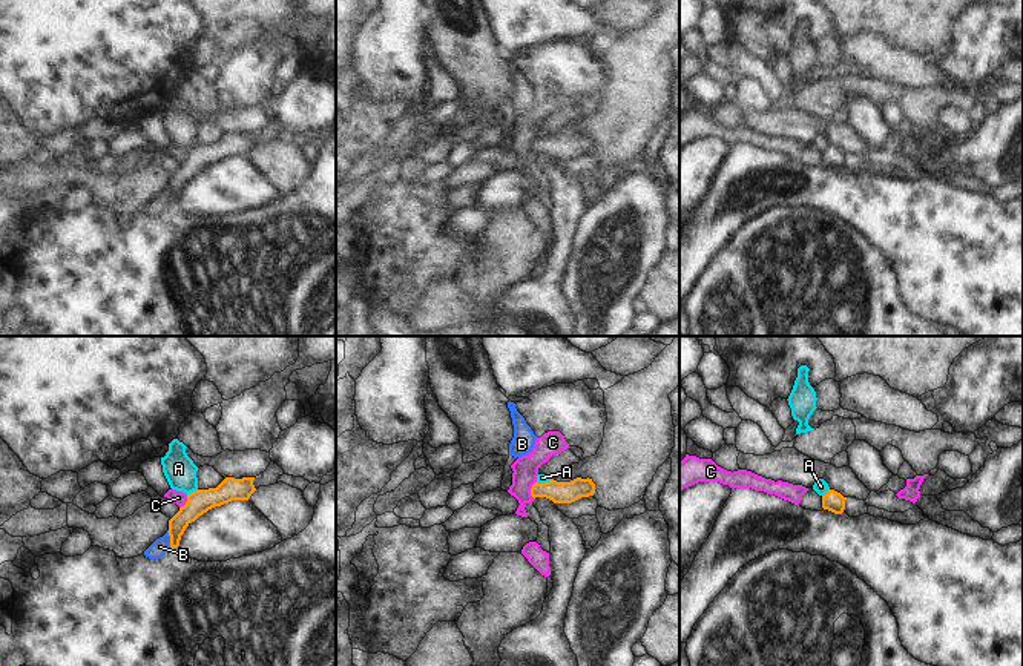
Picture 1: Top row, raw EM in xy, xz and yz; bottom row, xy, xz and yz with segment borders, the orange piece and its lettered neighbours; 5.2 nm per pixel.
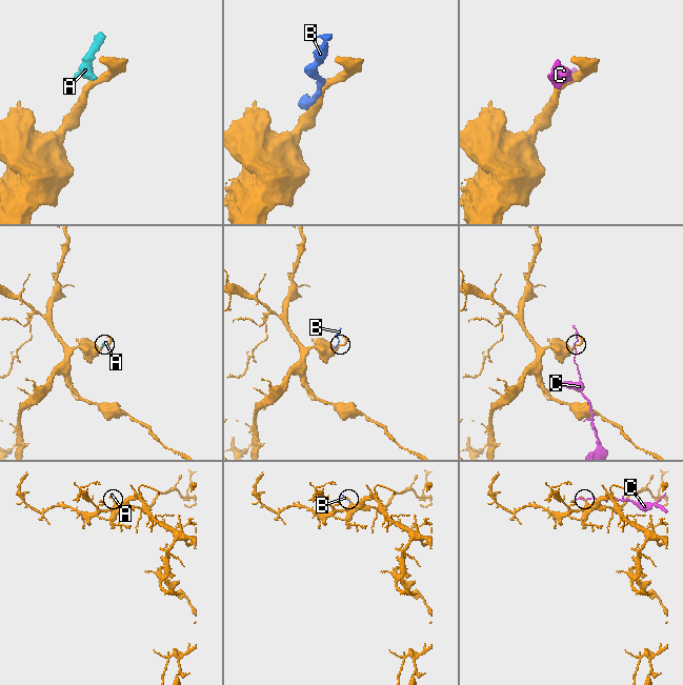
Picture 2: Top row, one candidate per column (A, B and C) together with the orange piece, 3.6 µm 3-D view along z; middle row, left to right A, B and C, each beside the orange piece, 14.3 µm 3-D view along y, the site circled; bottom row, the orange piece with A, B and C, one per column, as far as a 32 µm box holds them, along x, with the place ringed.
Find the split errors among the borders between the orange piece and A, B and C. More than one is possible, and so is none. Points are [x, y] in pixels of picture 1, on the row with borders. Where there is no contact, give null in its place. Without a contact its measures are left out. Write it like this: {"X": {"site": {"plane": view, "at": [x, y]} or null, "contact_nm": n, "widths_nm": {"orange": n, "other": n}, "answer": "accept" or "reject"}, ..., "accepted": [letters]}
{"A": {"site": {"plane": "xy", "at": [194, 491]}, "contact_nm": 70, "widths_nm": {"orange": 130, "other": 160}, "answer": "reject"}, "B": {"site": {"plane": "xy", "at": [171, 540]}, "contact_nm": 100, "widths_nm": {"orange": 130, "other": 90}, "answer": "reject"}, "C": {"site": {"plane": "xz", "at": [531, 490]}, "contact_nm": 100, "widths_nm": {"orange": 110, "other": 130}, "answer": "reject"}, "accepted": []}

